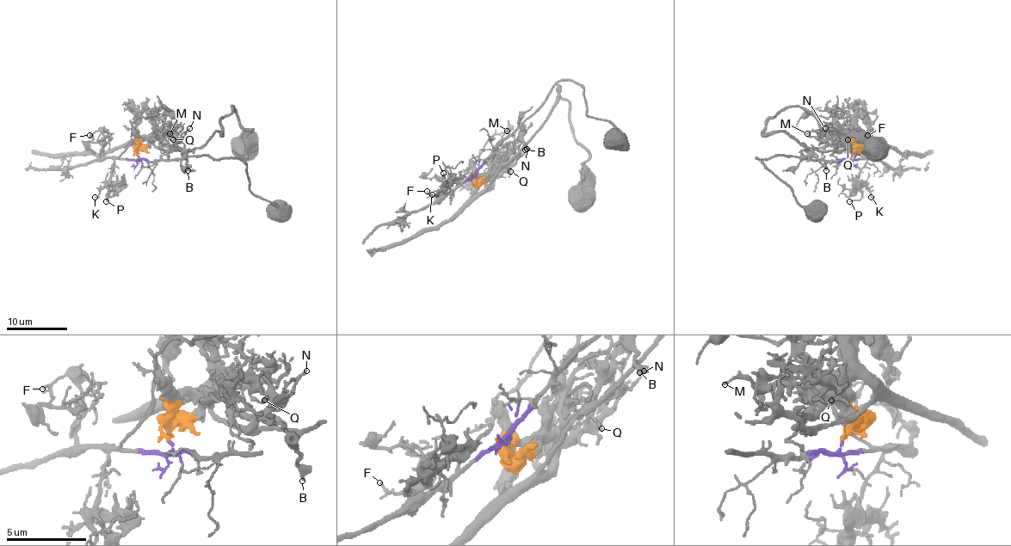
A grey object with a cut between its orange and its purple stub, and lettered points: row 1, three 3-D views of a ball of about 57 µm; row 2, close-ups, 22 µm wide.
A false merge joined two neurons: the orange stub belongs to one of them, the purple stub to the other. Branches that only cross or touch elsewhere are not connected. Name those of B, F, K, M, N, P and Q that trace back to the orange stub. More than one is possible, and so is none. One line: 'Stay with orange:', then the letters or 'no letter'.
Stay with orange: M, N, Q

